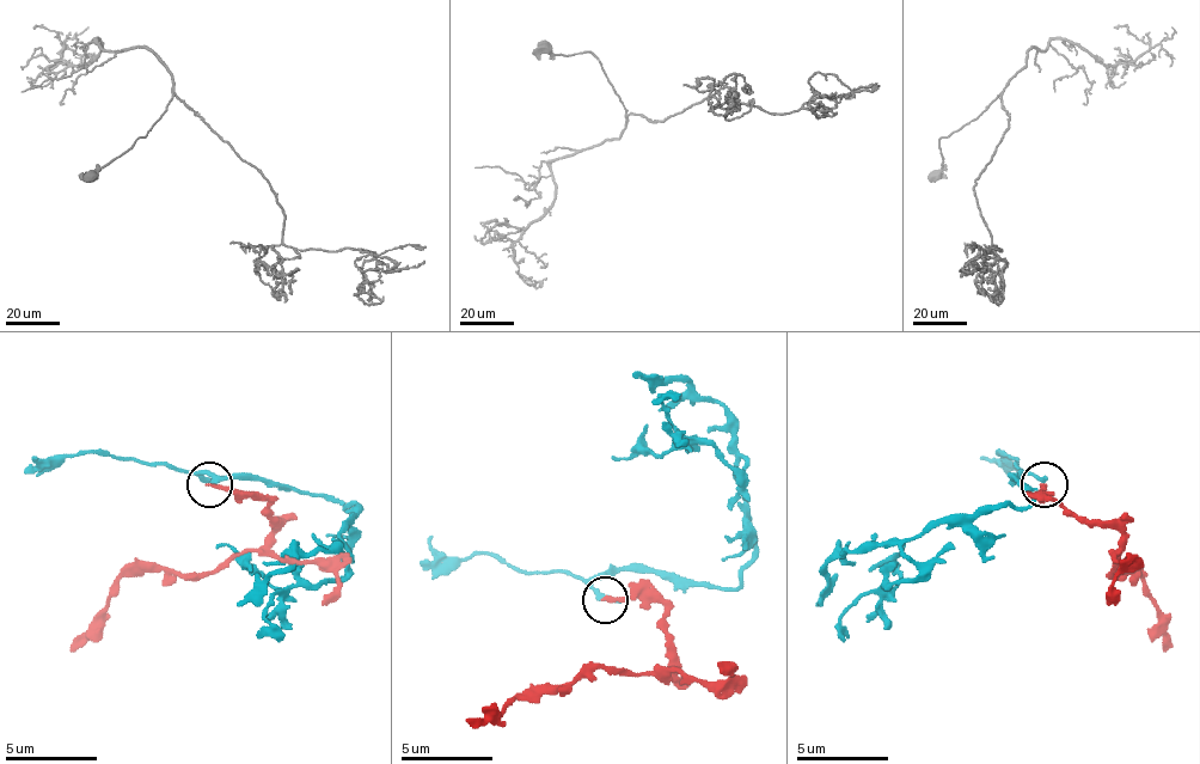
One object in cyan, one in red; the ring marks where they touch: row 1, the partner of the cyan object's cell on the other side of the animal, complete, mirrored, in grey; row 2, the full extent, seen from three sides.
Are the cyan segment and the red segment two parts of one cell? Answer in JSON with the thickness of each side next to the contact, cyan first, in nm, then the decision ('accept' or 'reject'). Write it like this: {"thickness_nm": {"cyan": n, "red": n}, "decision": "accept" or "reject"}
{"thickness_nm": {"cyan": 320, "red": 240}, "decision": "reject"}

